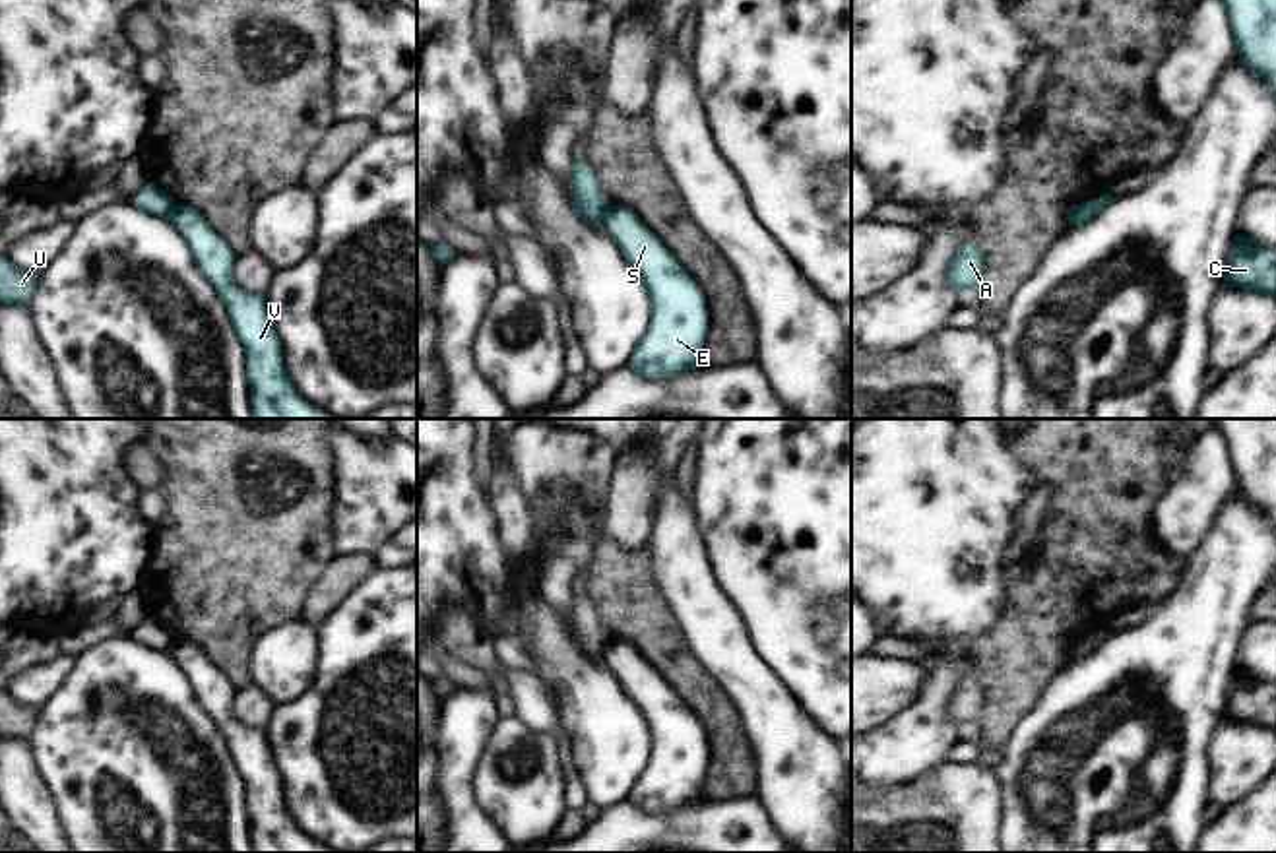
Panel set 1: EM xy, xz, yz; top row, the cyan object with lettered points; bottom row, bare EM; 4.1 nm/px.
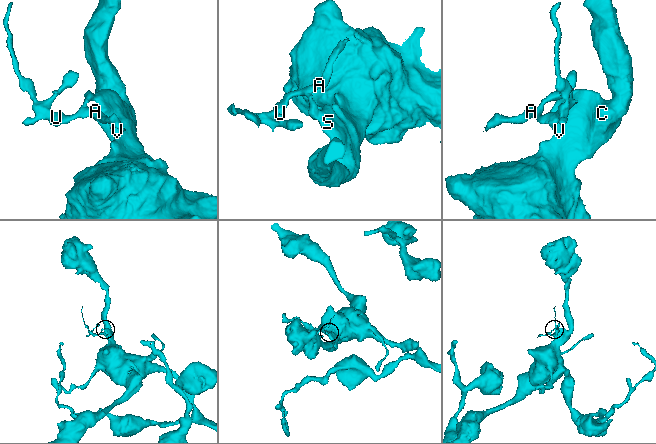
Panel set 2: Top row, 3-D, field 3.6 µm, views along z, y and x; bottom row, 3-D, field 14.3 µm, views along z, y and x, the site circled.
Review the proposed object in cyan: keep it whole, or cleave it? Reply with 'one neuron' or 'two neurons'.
two neurons

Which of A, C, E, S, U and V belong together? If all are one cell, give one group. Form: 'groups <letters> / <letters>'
groups A U / C E S V

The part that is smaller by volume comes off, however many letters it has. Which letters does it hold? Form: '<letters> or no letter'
A, U

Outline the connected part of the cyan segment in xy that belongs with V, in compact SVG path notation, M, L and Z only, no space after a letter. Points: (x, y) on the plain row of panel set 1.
M175 640L171 655L186 675L200 708L219 725L246 787L252 853L335 853L293 822L266 733L233 715L237 688L229 679L192 640Z

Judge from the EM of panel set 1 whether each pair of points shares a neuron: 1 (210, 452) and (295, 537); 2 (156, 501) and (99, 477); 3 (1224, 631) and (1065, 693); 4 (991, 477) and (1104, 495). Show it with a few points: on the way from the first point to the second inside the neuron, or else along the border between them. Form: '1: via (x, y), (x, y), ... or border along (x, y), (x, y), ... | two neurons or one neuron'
1: via (235, 479), (235, 491), (247, 514), (268, 534) | one neuron
2: border along (138, 491), (138, 512), (154, 528) | two neurons
3: via (1185, 652), (1172, 665), (1129, 665), (1104, 685) | one neuron
4: border along (1013, 446), (1038, 485) | two neurons

